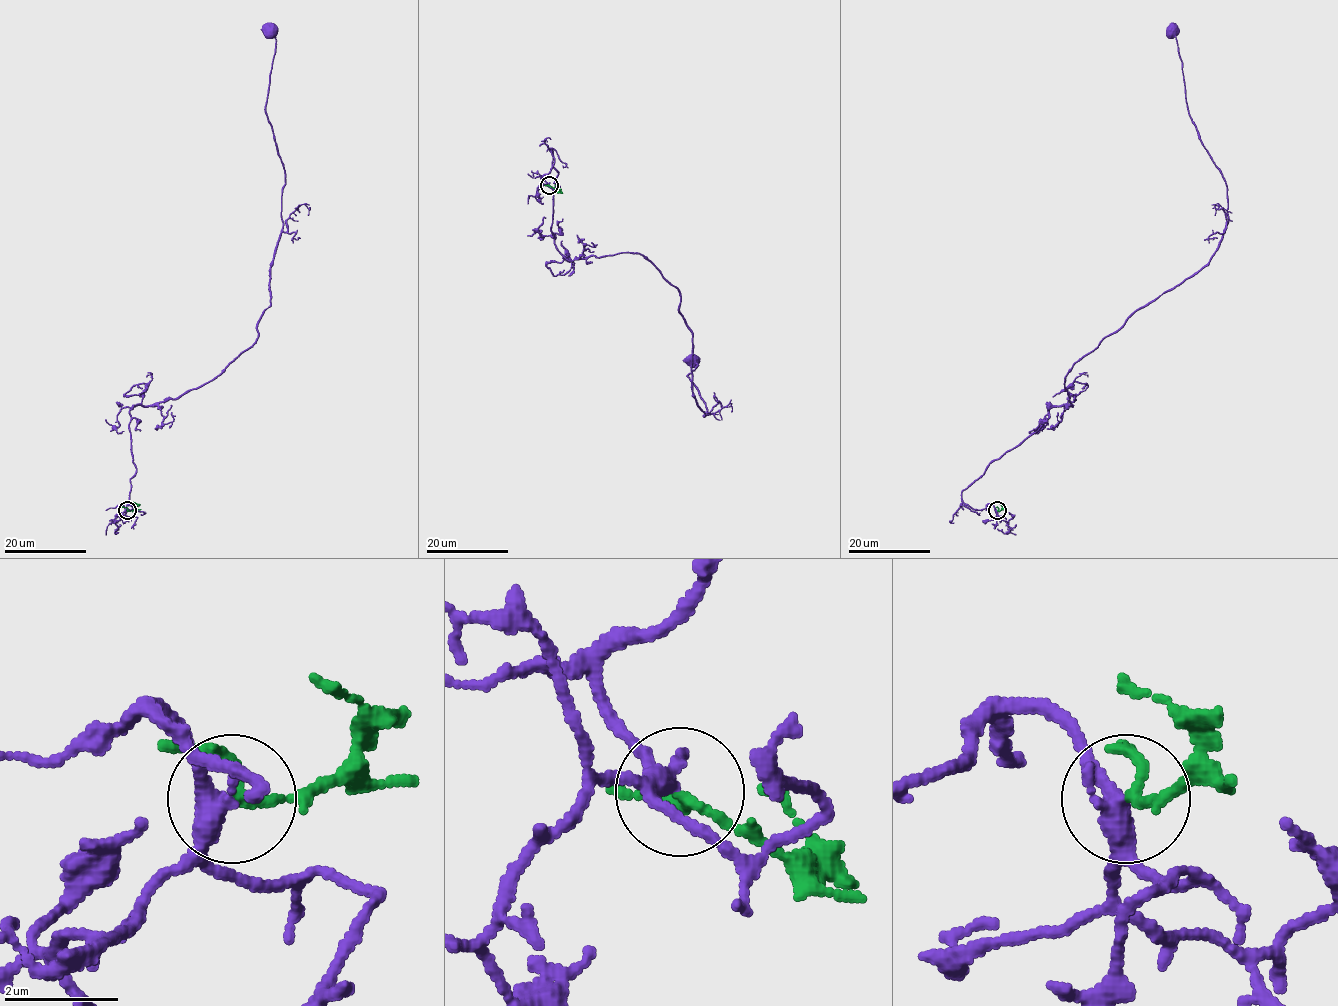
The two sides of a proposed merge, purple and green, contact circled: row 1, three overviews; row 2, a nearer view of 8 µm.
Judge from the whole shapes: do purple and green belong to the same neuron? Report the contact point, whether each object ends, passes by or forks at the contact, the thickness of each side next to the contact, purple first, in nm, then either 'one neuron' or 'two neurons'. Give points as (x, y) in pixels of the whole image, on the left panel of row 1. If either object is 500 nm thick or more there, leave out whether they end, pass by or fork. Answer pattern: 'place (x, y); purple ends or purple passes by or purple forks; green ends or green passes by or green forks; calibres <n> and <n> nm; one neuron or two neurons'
place (127, 510); purple passes by; green passes by; calibres 340 and 160 nm; one neuron

